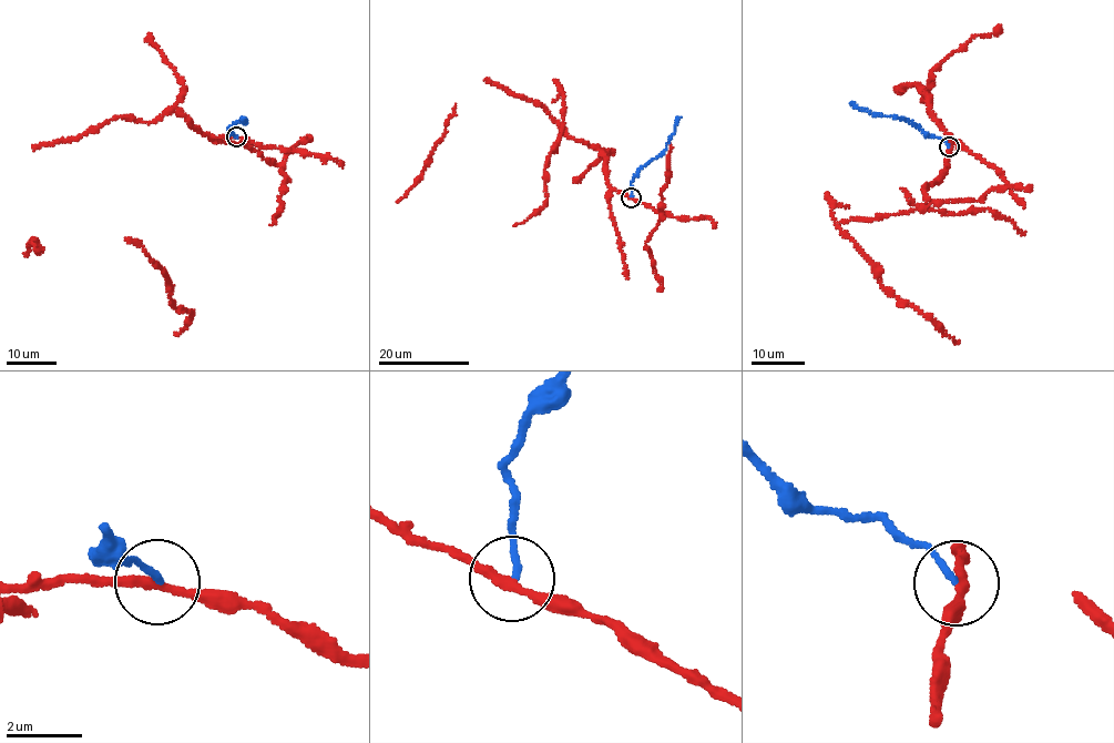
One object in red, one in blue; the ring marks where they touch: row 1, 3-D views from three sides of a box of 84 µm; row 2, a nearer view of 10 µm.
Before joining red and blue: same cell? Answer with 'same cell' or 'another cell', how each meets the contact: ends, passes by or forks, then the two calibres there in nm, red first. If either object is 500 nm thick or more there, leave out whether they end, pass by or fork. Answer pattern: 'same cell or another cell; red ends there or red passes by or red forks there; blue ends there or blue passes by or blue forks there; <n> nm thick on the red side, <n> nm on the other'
another cell; red passes by; blue ends there; 220 nm thick on the red side, 160 nm on the other

